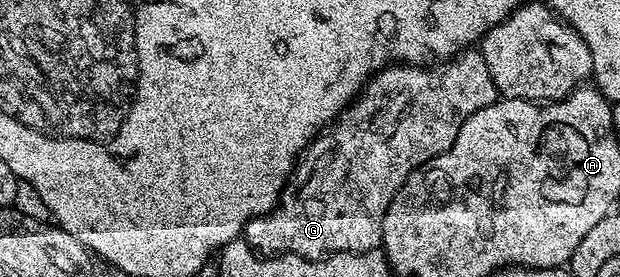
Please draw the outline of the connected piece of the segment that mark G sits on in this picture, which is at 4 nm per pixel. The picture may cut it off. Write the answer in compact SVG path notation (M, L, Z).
M464 50L434 66L392 63L381 69L363 85L362 92L344 108L339 119L308 144L294 172L287 177L278 204L264 216L248 220L242 239L261 256L286 254L321 260L337 252L376 251L383 242L383 219L389 202L393 202L409 174L449 150L465 118L498 99L499 91L479 50Z

